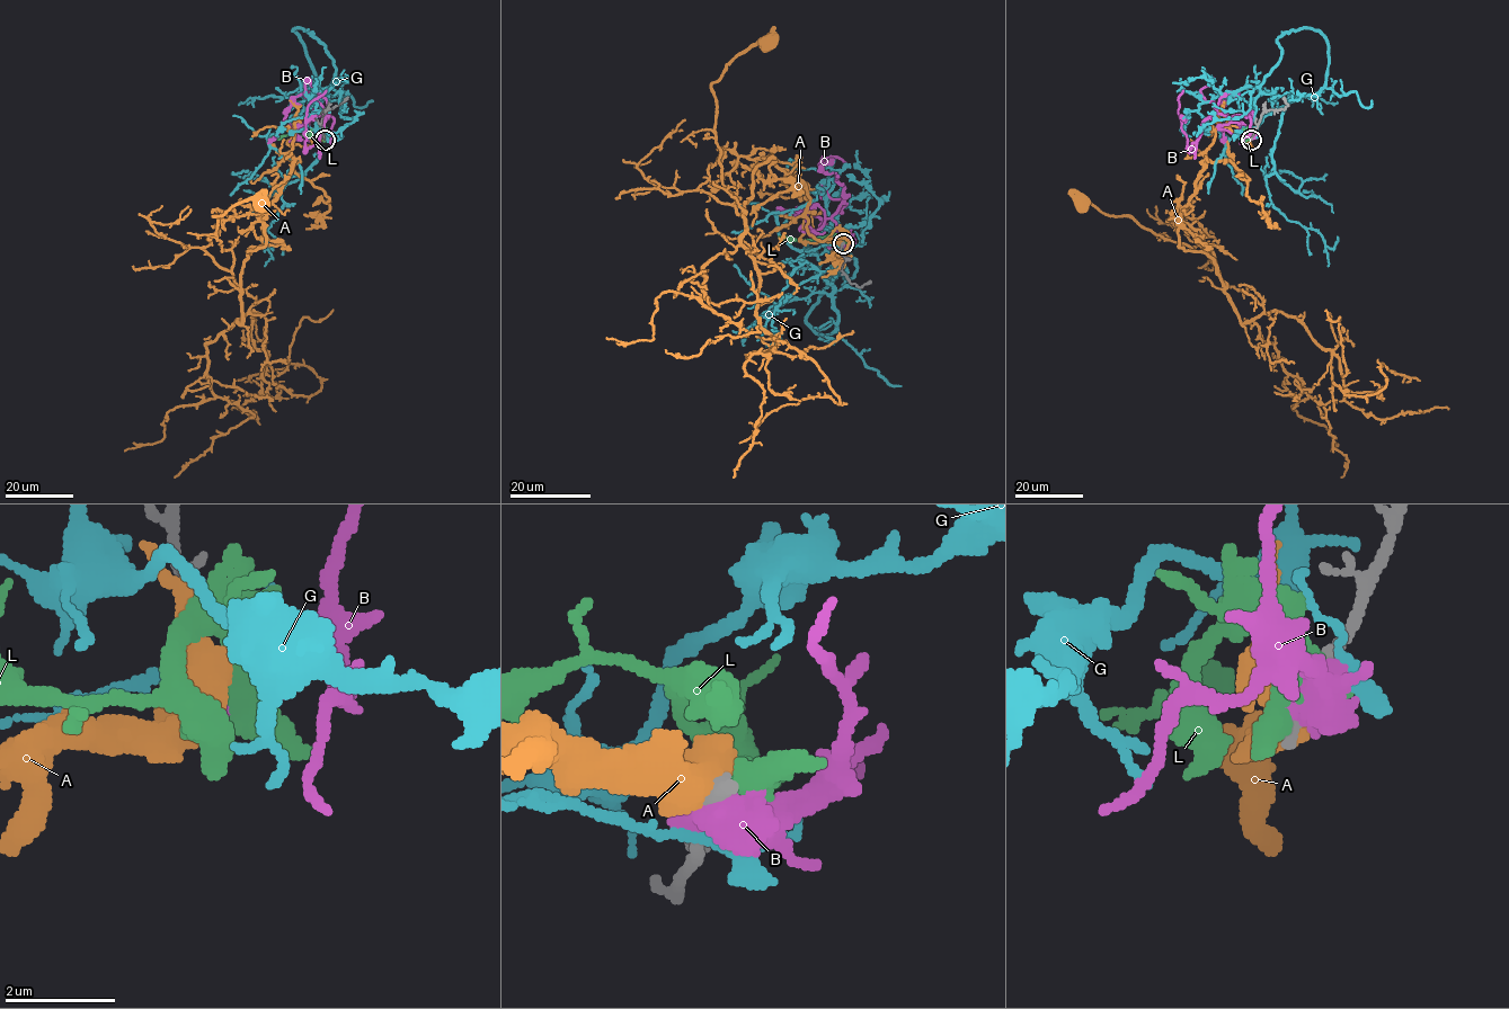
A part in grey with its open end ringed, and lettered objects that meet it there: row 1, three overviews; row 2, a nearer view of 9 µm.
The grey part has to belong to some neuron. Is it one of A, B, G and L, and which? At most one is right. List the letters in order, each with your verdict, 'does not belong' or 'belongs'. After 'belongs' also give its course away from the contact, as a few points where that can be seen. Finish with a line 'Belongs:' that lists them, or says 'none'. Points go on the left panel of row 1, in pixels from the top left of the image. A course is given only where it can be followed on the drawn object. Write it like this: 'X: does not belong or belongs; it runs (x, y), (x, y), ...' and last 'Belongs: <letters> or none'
A: does not belong
B: does not belong
G: does not belong
L: does not belong
Belongs: none

